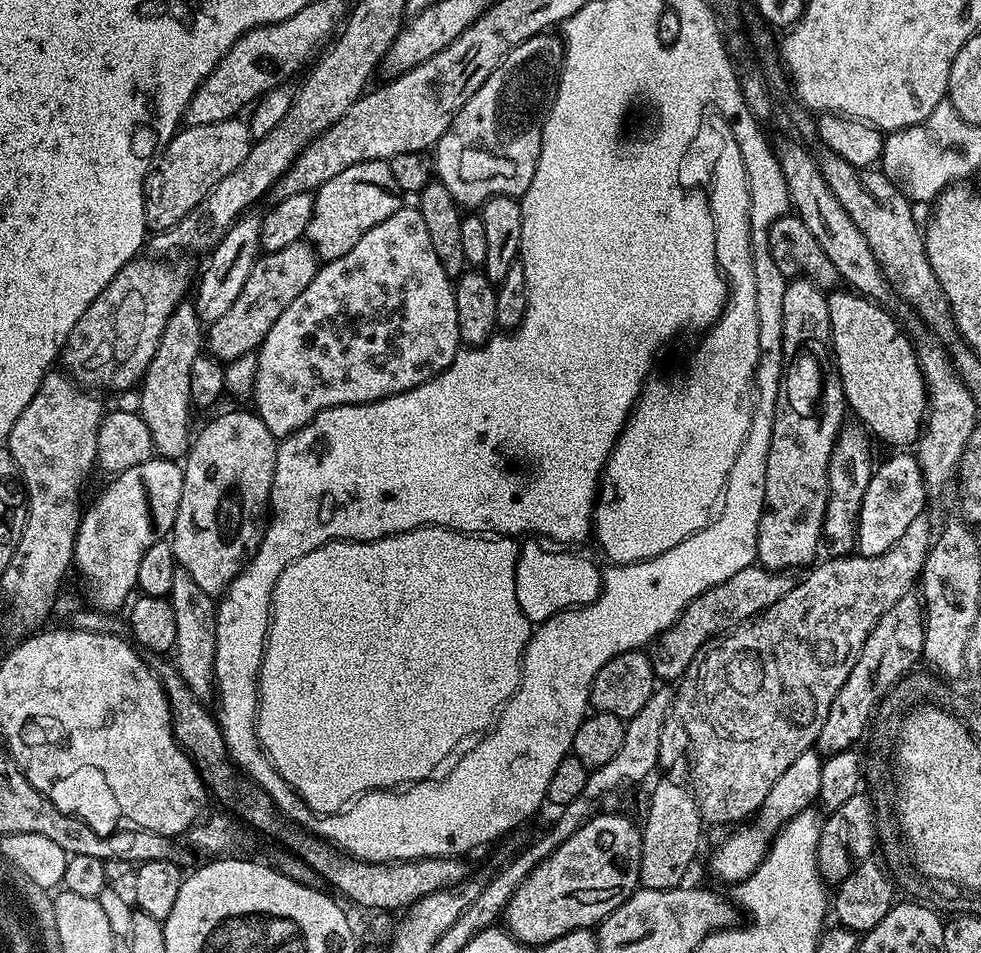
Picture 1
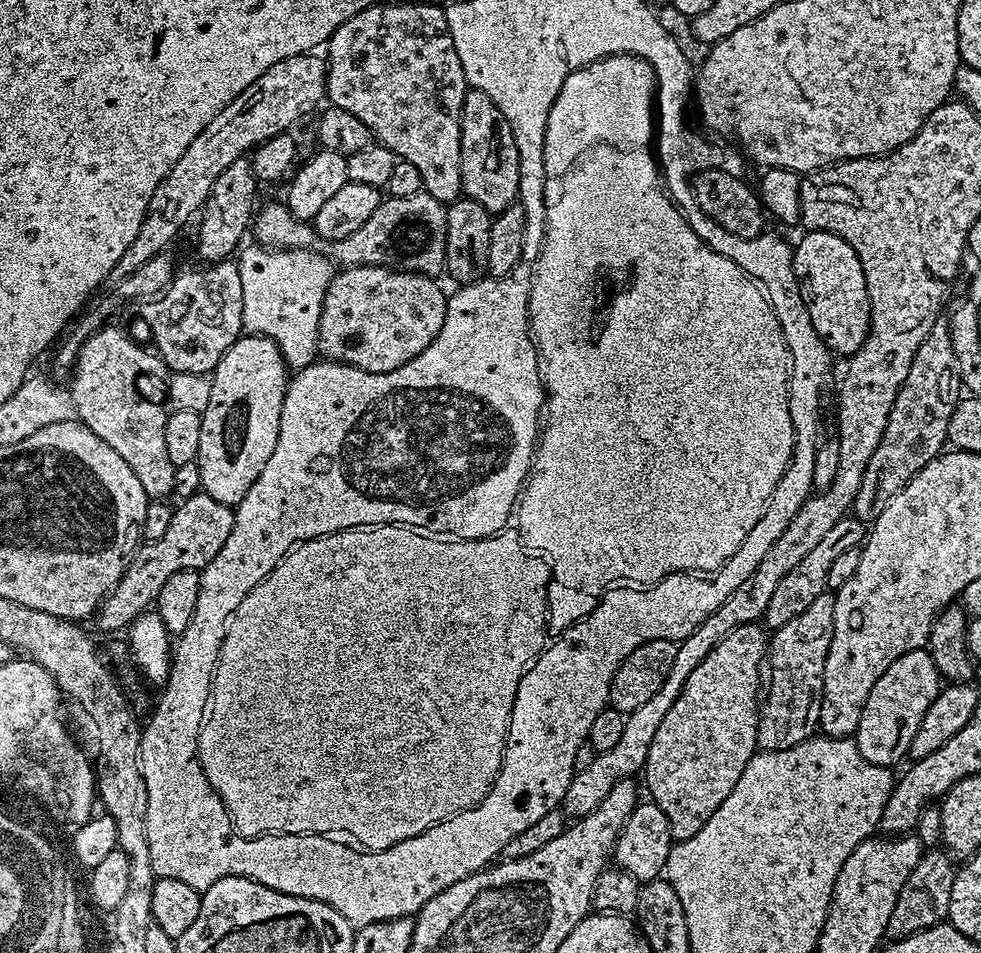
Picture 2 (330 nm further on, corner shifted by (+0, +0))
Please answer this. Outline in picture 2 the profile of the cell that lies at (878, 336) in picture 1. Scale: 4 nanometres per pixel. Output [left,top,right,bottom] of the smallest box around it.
[792,231,872,358]

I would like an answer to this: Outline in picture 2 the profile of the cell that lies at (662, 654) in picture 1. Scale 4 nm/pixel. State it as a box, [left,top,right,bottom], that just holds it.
[763,514,865,630]

